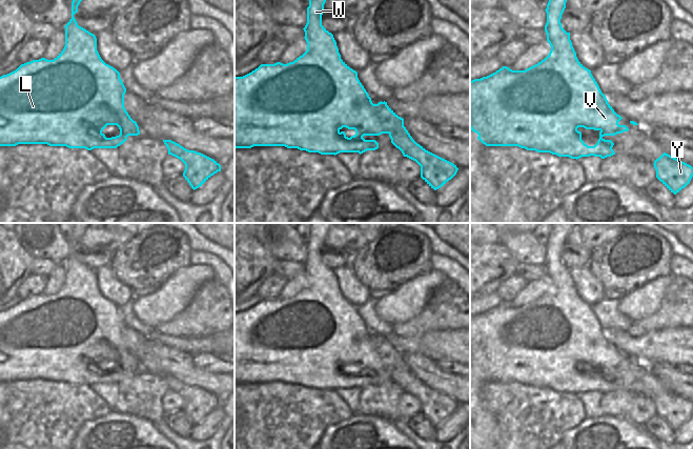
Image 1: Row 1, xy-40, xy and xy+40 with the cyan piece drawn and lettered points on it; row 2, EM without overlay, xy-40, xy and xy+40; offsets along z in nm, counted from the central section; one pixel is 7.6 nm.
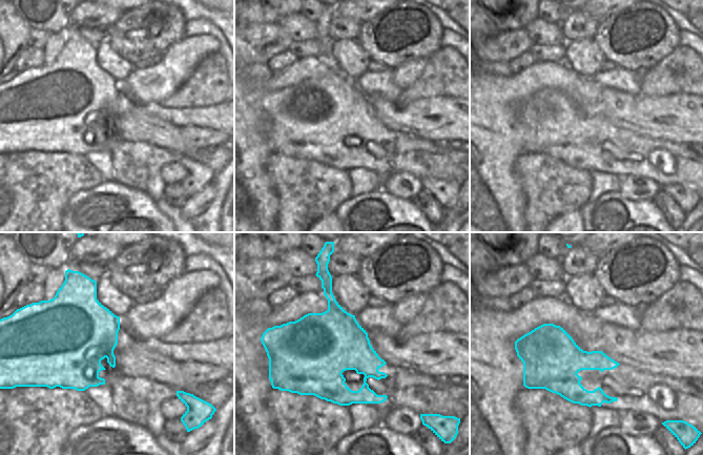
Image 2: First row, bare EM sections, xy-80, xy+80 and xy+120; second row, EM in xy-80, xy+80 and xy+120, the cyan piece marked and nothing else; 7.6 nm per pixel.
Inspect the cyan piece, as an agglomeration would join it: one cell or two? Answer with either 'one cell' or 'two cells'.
two cells

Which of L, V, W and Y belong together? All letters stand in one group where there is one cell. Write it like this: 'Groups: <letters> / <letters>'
Groups: L V W / Y.

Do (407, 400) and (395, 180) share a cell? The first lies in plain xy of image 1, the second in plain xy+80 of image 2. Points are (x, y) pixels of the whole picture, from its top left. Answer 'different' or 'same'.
same

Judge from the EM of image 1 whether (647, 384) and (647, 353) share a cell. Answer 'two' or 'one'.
two

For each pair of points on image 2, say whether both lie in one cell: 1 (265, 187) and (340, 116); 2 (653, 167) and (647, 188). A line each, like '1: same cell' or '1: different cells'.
1: different cells
2: different cells

